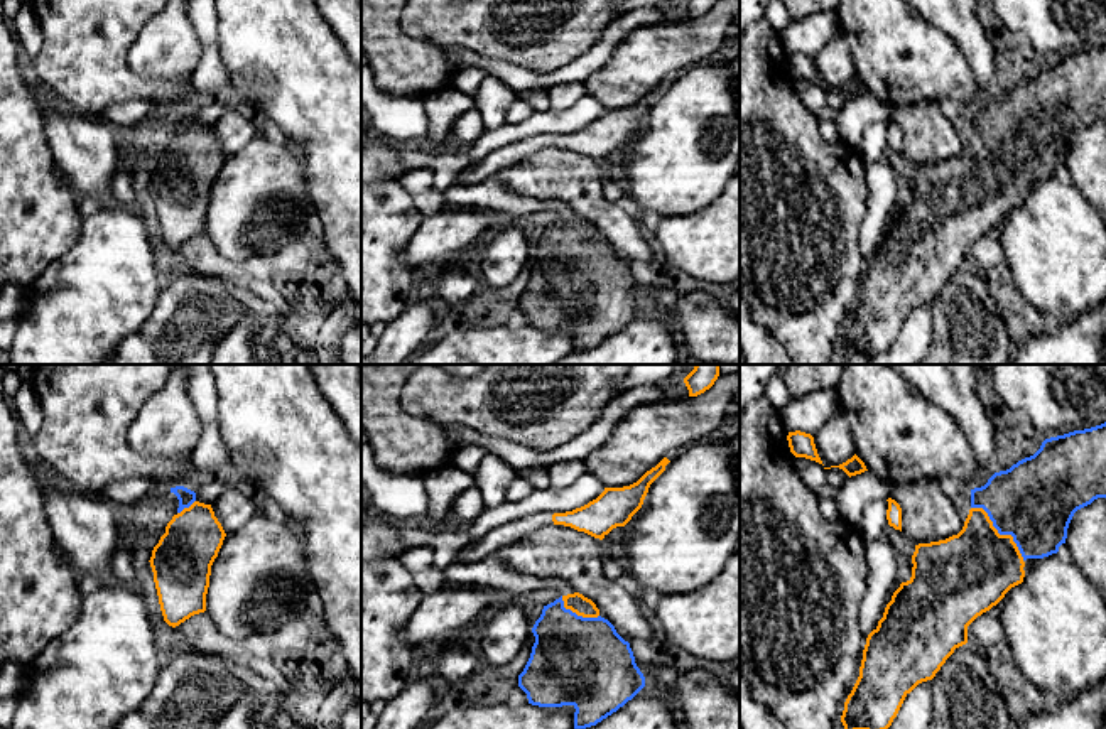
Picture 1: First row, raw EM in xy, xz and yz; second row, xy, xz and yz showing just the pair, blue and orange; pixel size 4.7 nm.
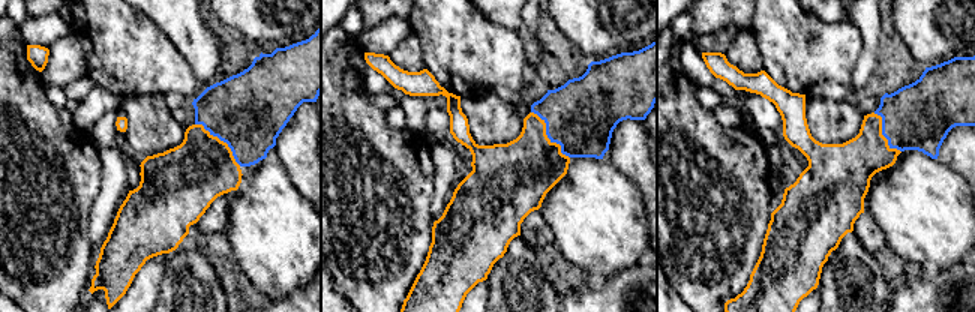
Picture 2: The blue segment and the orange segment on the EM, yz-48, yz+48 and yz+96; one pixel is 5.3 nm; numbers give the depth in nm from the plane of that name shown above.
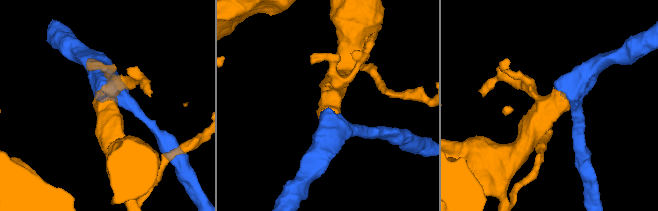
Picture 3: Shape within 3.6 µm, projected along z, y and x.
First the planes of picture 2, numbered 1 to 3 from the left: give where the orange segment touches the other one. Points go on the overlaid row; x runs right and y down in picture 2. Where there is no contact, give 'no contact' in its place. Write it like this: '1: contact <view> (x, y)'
1: contact yz-48 (222, 140)
2: contact yz+48 (548, 137)
3: contact yz+96 (882, 134)

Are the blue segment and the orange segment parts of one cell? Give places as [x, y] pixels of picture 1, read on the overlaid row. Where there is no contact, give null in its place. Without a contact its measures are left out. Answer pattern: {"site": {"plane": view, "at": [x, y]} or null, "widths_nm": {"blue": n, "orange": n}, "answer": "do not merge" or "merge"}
{"site": {"plane": "yz", "at": [1000, 534]}, "widths_nm": {"blue": 400, "orange": 400}, "answer": "merge"}

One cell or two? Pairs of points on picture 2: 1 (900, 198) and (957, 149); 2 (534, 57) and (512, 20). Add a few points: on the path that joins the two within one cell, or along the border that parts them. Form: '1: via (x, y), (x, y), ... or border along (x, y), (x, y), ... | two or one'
1: border along (938, 158), (959, 176) | two
2: via (533, 48), (521, 29) | one

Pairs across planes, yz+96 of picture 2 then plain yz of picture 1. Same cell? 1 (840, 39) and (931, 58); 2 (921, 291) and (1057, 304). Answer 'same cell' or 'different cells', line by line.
1: same cell
2: different cells

